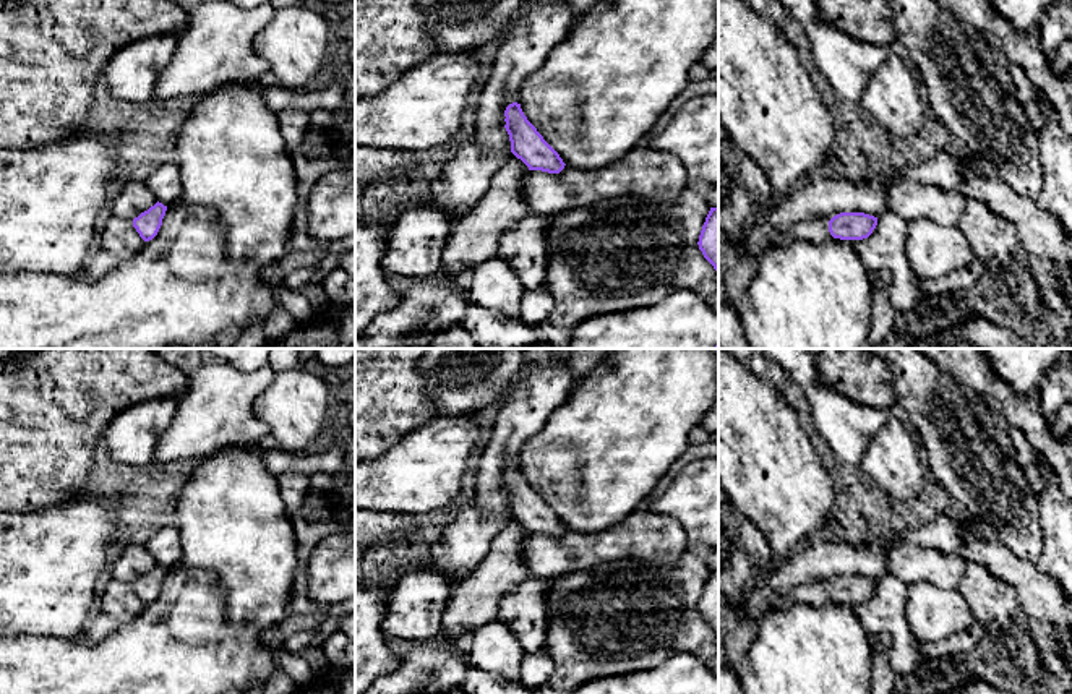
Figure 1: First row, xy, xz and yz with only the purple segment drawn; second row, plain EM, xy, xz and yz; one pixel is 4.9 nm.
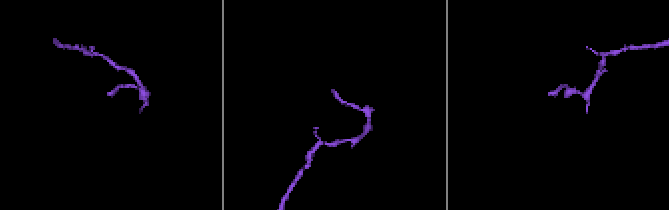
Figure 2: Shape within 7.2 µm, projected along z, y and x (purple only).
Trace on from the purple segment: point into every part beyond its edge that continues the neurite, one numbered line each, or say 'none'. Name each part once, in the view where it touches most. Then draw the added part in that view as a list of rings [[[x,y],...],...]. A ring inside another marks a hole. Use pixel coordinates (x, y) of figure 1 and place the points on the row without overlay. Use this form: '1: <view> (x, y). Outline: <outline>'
1: yz (737, 631). Outline: [[[804,584],[785,593],[769,610],[759,616],[744,618],[740,615],[736,605],[722,600],[718,603],[718,634],[723,639],[728,665],[738,666],[749,645],[753,644],[761,619],[774,610],[785,610],[795,603],[824,605],[832,602],[829,595],[829,584]]]

